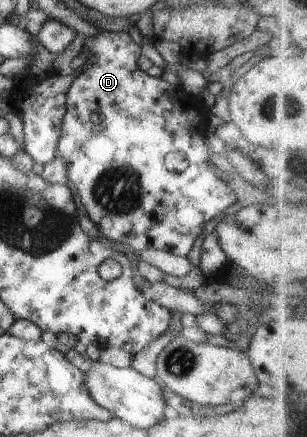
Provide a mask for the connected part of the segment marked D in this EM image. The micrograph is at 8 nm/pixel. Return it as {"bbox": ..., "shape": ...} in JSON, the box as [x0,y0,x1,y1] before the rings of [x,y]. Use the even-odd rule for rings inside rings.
{"bbox":[56,31,237,257],"shape":[[[104,31],[95,38],[86,39],[81,52],[90,50],[91,56],[83,65],[84,71],[75,79],[67,93],[67,110],[63,117],[62,135],[58,144],[56,156],[66,164],[70,186],[74,188],[86,214],[97,227],[98,236],[103,236],[110,241],[130,246],[134,250],[154,248],[160,251],[170,252],[180,257],[190,257],[196,252],[199,240],[202,238],[203,228],[210,220],[217,218],[227,209],[237,206],[235,194],[229,189],[221,172],[210,161],[214,155],[211,150],[210,135],[207,134],[205,121],[208,112],[208,102],[201,97],[192,96],[184,92],[181,86],[172,86],[162,78],[150,77],[146,72],[140,70],[137,62],[140,58],[140,48],[134,44],[132,38],[126,32]]]}

